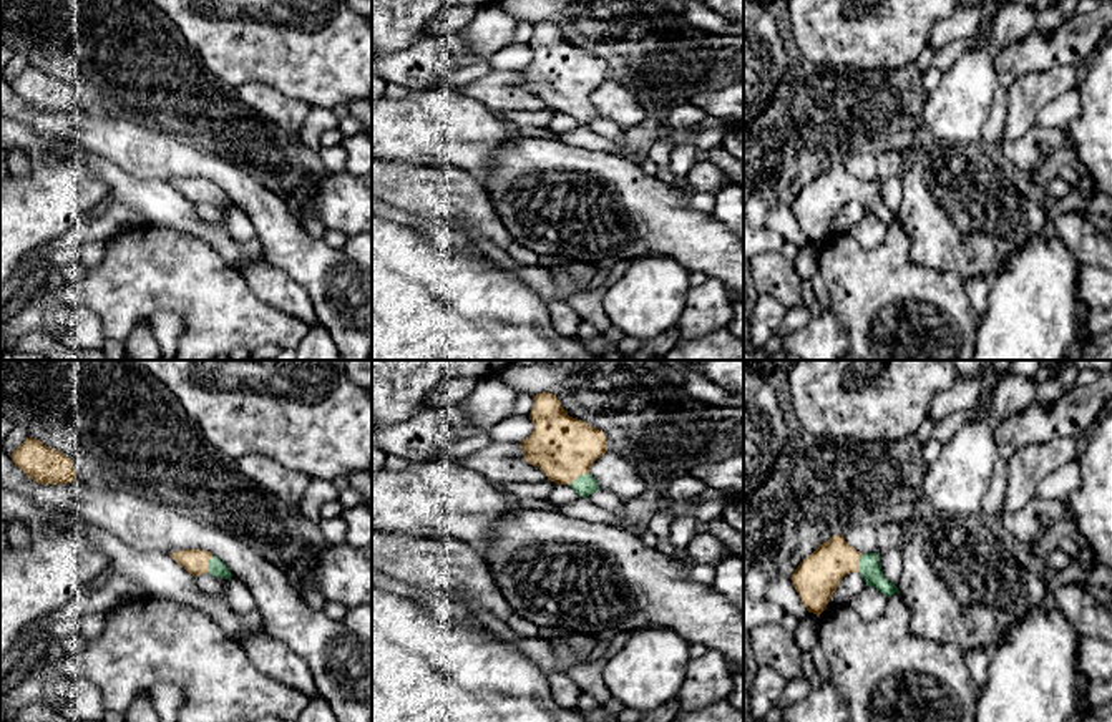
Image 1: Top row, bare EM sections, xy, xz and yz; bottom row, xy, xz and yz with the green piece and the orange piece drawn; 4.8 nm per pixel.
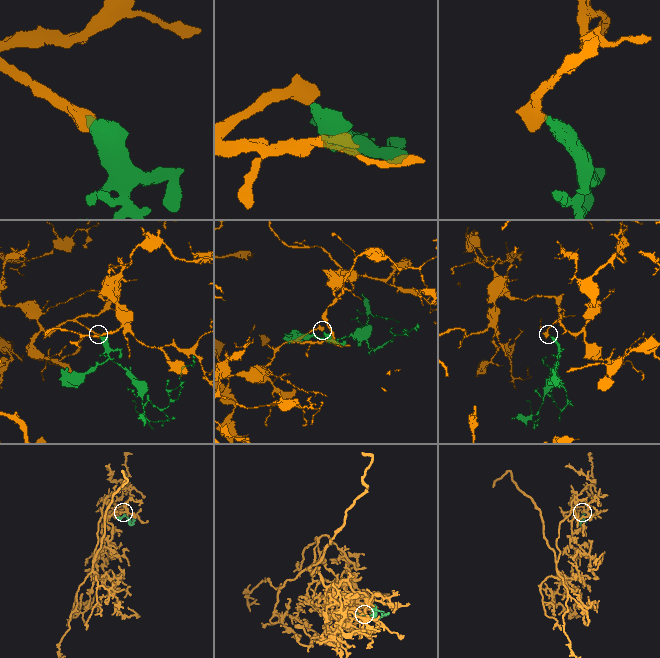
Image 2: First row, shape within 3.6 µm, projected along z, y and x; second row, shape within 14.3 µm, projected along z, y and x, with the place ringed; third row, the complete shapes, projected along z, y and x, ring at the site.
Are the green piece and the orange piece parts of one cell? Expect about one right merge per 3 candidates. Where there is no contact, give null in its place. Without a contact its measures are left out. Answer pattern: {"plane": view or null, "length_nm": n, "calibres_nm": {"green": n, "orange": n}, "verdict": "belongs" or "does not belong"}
{"plane": "xz", "length_nm": 110, "calibres_nm": {"green": 100, "orange": 300}, "verdict": "belongs"}

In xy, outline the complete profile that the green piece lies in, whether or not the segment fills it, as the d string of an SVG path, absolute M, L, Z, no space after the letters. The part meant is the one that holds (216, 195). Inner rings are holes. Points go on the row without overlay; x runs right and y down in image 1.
M181 178L169 184L194 206L204 201L224 207L232 206L229 196L206 178Z

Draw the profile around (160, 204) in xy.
M80 146L78 149L86 154L88 169L108 184L110 202L134 207L141 212L143 224L178 229L207 242L237 272L249 261L264 259L257 237L244 244L236 242L222 226L201 219L194 204L181 196L169 183L134 178L119 164L91 154Z

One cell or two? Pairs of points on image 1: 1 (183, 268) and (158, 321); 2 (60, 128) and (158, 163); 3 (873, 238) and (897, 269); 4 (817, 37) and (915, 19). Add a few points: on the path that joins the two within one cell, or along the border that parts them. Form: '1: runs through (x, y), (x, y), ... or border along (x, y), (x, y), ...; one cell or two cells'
1: border along (148, 316), (175, 311), (185, 324), (180, 342); two cells
2: runs through (85, 130), (133, 146); one cell
3: border along (887, 226), (873, 248), (863, 248), (848, 233); two cells
4: runs through (842, 24), (858, 24), (863, 19), (890, 19); one cell

